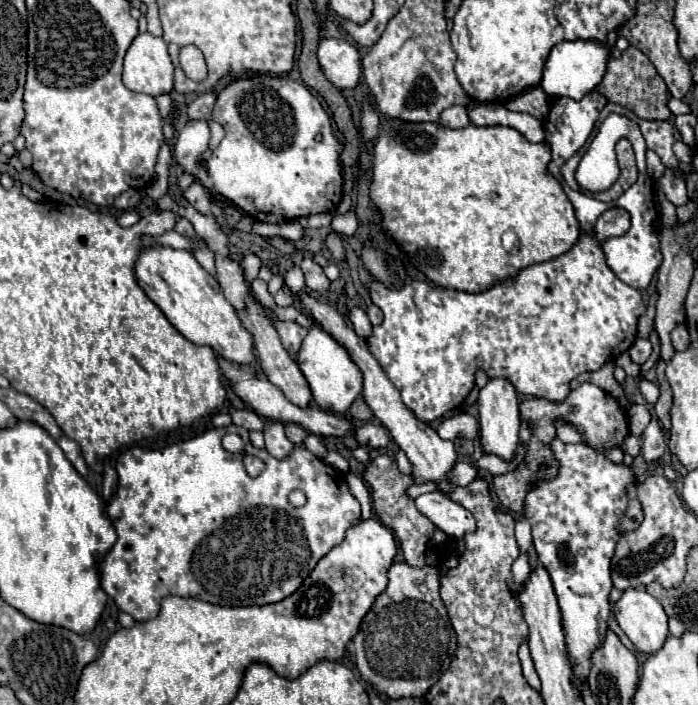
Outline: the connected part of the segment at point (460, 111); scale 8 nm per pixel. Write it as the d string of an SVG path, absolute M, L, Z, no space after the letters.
M448 107L442 111L440 115L440 125L448 127L448 129L462 129L462 127L468 127L470 125L470 117L468 117L468 111L466 107Z

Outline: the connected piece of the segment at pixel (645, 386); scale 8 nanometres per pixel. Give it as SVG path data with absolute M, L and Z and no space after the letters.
M642 379L642 381L640 381L640 393L644 395L644 399L646 399L648 403L656 403L658 397L660 397L658 385L652 383L652 381L648 381L648 379Z

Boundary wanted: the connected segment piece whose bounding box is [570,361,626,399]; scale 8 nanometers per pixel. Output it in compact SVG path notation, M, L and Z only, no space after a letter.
M608 361L604 367L600 367L598 371L592 371L592 373L582 373L582 375L578 375L576 379L572 379L572 383L570 383L570 389L576 389L578 385L582 385L582 383L594 383L594 385L598 385L600 389L604 389L606 393L610 393L612 397L616 397L616 399L620 399L620 397L626 397L626 391L622 389L622 385L614 379L614 375L612 375L612 371L614 371L614 363L612 361Z

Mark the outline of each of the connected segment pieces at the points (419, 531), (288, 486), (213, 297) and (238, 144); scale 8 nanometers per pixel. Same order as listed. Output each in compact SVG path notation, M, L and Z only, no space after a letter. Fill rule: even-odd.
M378 455L368 463L366 471L362 473L362 479L372 487L374 511L380 517L380 521L386 527L390 527L398 537L406 563L412 567L424 567L424 565L436 563L436 557L432 561L432 553L436 553L434 551L436 547L430 547L430 535L436 533L438 527L418 511L418 507L414 505L414 499L406 493L408 487L414 485L414 477L400 473L396 461L392 461L388 455Z
M230 425L226 429L212 429L212 431L206 431L190 441L182 441L182 443L176 443L176 445L170 445L166 449L158 449L158 451L144 451L140 447L130 447L128 451L124 451L118 459L116 459L116 471L118 471L118 489L116 493L112 495L110 503L106 505L106 513L108 517L114 521L114 529L118 533L118 539L114 543L114 547L110 549L110 553L104 557L102 565L100 565L100 577L102 577L102 589L106 591L106 595L110 595L118 609L132 615L134 621L148 621L148 619L154 619L160 611L160 601L162 597L168 597L168 595L178 595L178 597L196 597L196 599L202 599L202 601L208 601L208 603L216 603L216 605L268 605L268 603L278 603L282 601L284 597L292 595L300 585L302 581L310 575L310 571L316 567L316 563L334 547L338 545L346 531L354 525L358 525L360 521L360 505L358 501L350 495L348 491L348 485L344 481L344 473L332 469L330 465L326 465L320 457L316 457L314 453L310 453L306 447L302 445L296 445L294 451L286 457L286 459L276 459L272 457L266 449L254 449L250 445L250 439L248 439L248 431L242 429L242 427L236 427L236 425ZM226 433L238 433L242 439L244 439L244 453L246 455L254 455L258 459L264 461L264 471L258 475L258 477L250 477L244 469L244 455L242 453L228 453L224 447L222 447L222 437ZM292 489L302 489L308 497L306 505L300 507L300 509L294 509L290 503L288 503L288 493Z
M152 245L140 251L138 261L134 265L134 277L140 289L148 295L148 299L166 315L166 319L192 343L208 345L216 351L216 355L238 363L250 365L254 363L254 341L252 335L244 329L236 309L228 303L220 285L214 277L200 267L190 251L172 249L164 245Z
M250 75L236 79L218 93L212 117L224 127L226 135L220 145L212 149L208 159L202 159L202 153L210 149L210 127L206 121L186 121L174 145L176 161L206 189L224 195L250 217L278 227L300 217L334 211L338 207L344 185L340 163L340 151L344 145L334 135L330 115L304 83L272 75Z

